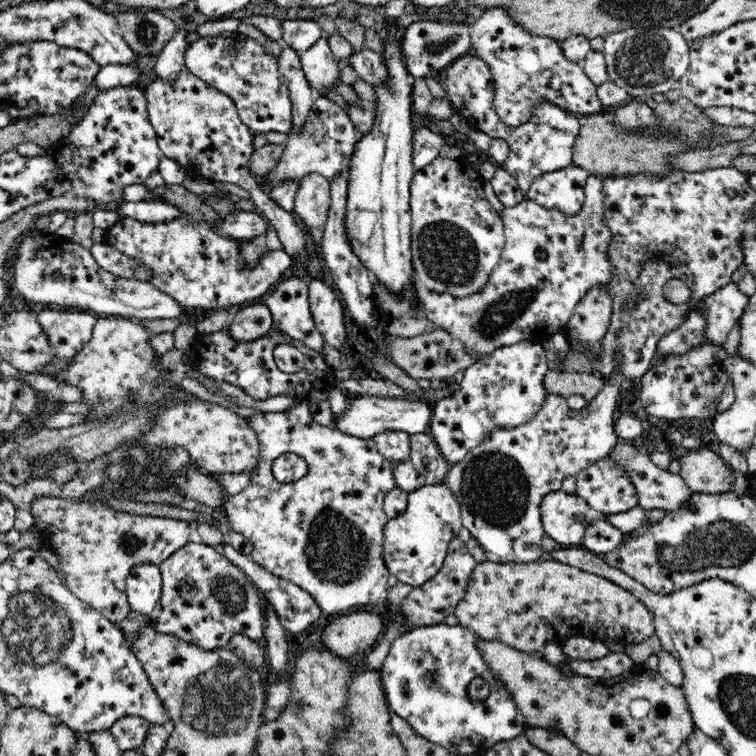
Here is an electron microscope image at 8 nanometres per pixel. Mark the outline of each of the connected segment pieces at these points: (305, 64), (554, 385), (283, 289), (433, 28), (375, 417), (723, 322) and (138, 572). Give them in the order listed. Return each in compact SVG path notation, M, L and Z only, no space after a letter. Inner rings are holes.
M326 35L300 52L299 61L306 81L317 97L334 95L331 89L336 89L341 84L340 72L344 62L333 55Z
M552 368L544 376L544 385L548 392L554 395L582 396L587 402L592 400L601 390L605 383L605 376L596 373L562 373Z
M291 275L284 278L267 298L266 305L271 312L274 327L319 352L325 340L314 327L308 309L308 284L312 277Z
M414 22L403 30L401 55L405 69L411 78L425 78L433 73L442 74L453 60L470 52L471 35L467 26L440 22Z
M360 394L350 403L350 408L346 410L346 414L342 414L332 427L363 440L371 439L372 436L380 435L382 432L387 431L389 433L401 433L410 436L430 432L432 416L434 416L434 409L428 403L428 400L421 400L414 396L384 399L377 396Z
M732 281L724 288L697 300L696 309L704 317L706 328L712 334L715 344L724 343L728 338L728 334L746 310L748 299Z
M144 564L135 567L126 578L129 608L147 618L160 600L162 577L159 566Z

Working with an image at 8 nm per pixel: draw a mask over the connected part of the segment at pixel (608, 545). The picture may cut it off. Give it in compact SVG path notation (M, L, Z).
M596 520L594 524L590 524L586 528L586 534L580 546L604 557L608 552L612 552L614 548L618 547L622 540L623 534L617 528L605 520Z

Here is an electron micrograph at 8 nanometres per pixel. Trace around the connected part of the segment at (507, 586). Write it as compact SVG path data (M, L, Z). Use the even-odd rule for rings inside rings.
M548 556L530 565L480 563L472 573L468 592L454 614L460 619L460 625L472 629L480 638L506 643L532 656L543 650L548 639L554 639L560 646L573 636L590 637L595 641L615 638L624 645L639 645L655 634L653 616L629 590L603 576L551 561Z

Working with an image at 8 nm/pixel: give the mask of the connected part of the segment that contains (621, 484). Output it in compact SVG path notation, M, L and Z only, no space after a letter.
M600 460L575 476L576 494L604 514L629 511L639 505L632 481L618 465Z

